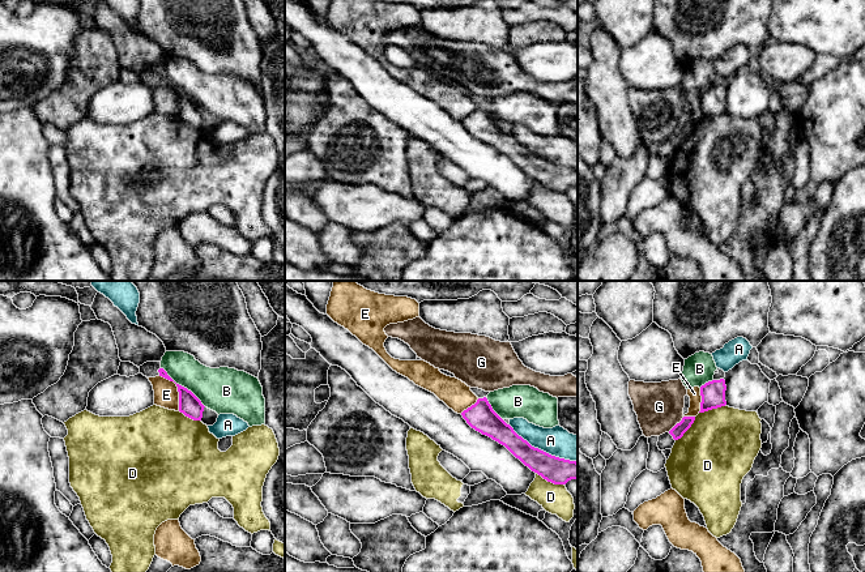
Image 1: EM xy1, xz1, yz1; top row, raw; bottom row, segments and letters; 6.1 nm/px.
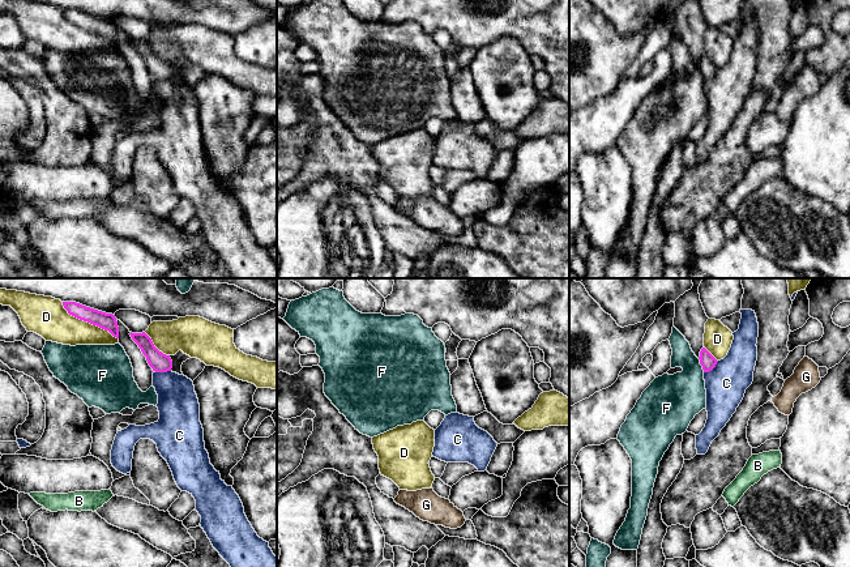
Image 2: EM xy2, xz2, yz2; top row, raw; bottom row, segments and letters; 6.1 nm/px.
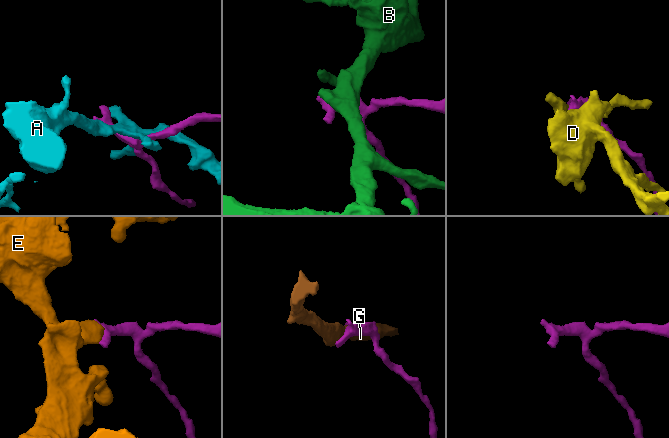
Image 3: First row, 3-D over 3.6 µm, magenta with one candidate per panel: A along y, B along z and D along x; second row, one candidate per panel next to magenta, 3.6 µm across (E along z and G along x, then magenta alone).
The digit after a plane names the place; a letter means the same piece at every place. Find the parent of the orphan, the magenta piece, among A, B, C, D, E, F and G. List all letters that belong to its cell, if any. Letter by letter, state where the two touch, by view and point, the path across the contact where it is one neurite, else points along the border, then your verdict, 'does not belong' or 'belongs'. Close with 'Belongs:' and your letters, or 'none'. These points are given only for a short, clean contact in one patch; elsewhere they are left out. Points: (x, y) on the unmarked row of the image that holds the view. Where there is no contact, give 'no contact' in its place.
A: xz1 (542, 158) | does not belong
B: xy1 (183, 94) | along xy1 (161, 75), (205, 114) | does not belong
C: yz2 (712, 76) | along yz2 (718, 68), (710, 77), (704, 80) | does not belong
D: xy2 (88, 29) | does not belong
E: xy1 (178, 97) | along xy1 (160, 82), (175, 92), (179, 118) | does not belong
F: yz2 (700, 71) | does not belong
G: yz1 (677, 131) | does not belong
Belongs: none

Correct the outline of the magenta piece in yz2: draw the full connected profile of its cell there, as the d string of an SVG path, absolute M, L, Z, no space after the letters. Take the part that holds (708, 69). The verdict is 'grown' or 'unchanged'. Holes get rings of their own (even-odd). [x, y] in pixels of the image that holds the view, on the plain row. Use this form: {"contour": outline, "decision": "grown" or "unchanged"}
{"contour": "M705 55L701 56L699 67L704 80L712 78L718 69Z", "decision": "unchanged"}

